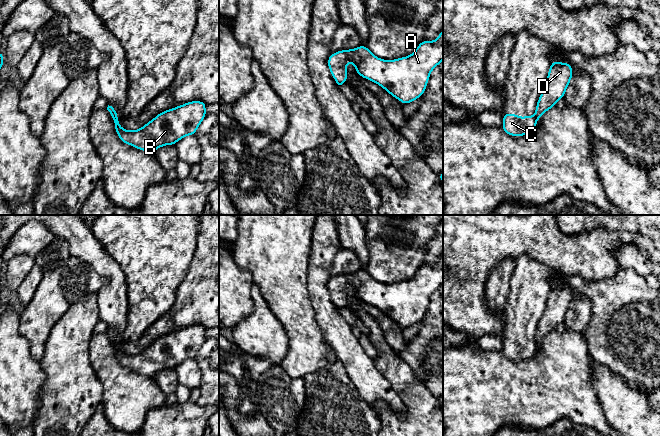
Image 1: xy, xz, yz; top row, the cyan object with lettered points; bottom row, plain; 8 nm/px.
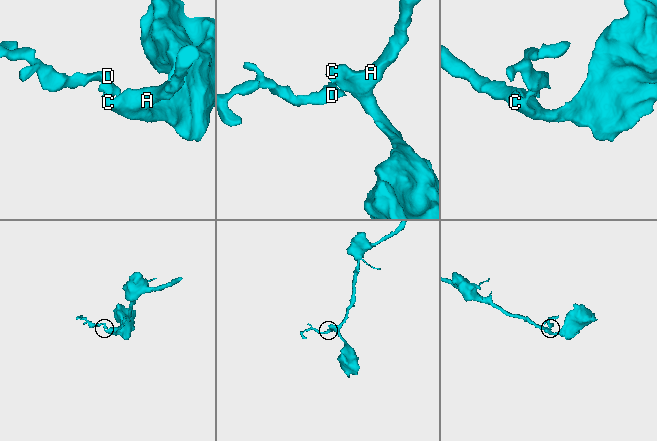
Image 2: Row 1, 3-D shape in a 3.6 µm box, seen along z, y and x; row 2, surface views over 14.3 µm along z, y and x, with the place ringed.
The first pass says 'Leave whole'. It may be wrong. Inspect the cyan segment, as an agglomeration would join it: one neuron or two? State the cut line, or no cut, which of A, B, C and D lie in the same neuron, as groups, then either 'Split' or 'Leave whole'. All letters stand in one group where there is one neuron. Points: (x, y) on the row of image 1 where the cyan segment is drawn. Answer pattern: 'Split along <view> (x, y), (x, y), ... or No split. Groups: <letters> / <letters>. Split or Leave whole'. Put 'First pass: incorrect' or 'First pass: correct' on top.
First pass: incorrect
Split along xy (118, 117), (113, 119). Groups: A B C / D. Split

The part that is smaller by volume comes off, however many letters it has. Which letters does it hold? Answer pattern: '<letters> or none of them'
D

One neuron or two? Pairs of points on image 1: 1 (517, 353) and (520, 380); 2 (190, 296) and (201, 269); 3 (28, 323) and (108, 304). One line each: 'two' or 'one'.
1: two
2: one
3: two

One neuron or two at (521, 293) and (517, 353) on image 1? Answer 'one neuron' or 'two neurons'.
one neuron

